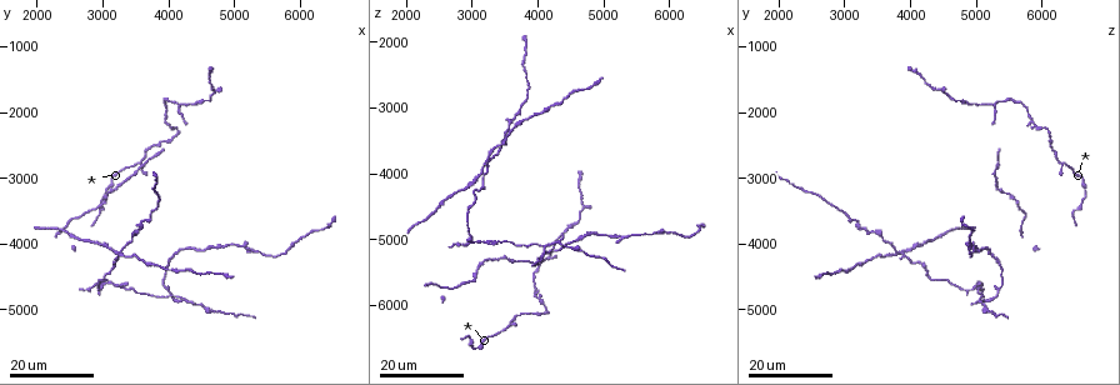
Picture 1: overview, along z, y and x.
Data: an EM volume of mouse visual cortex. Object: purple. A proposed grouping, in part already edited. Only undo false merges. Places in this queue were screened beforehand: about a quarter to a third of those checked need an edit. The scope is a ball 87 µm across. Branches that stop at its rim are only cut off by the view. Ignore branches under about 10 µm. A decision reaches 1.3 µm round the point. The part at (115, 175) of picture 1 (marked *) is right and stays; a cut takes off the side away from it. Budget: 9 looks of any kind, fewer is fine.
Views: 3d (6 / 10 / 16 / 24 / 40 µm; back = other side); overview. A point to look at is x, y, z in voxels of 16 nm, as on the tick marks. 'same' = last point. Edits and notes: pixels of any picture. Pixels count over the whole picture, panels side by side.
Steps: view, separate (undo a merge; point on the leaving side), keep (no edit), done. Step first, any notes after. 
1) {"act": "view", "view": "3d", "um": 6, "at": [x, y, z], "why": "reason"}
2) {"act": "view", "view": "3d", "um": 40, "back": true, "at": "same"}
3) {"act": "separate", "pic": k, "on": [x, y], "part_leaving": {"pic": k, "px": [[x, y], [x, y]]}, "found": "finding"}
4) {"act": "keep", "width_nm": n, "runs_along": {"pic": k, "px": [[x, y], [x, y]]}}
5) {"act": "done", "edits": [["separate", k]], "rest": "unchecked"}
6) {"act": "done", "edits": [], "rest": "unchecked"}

{"act": "view", "view": "3d", "um": 16, "at": [3050, 3200, 5450], "why": "a narrow waist"}

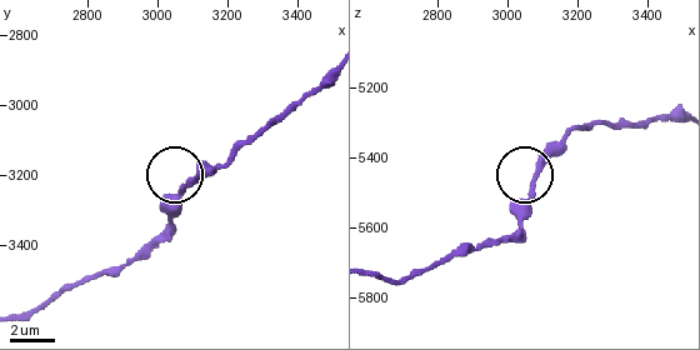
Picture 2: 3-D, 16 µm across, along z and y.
{"act": "view", "view": "3d", "um": 6, "at": [3080, 3240, 5440]}

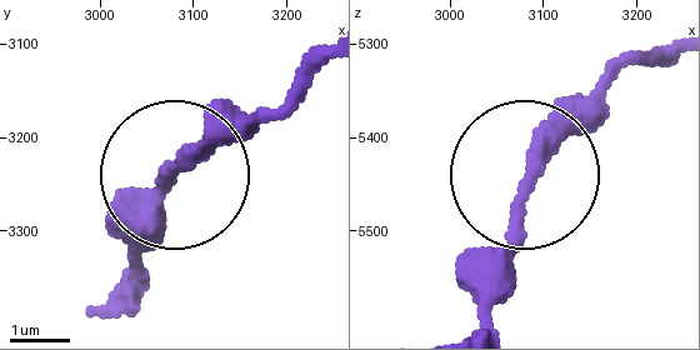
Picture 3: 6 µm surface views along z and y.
{"act": "keep", "found": "one neuron here"}

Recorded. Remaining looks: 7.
{"act": "view", "view": "3d", "um": 24, "at": [3300, 4600, 5050], "why": "small branch off a trunk"}

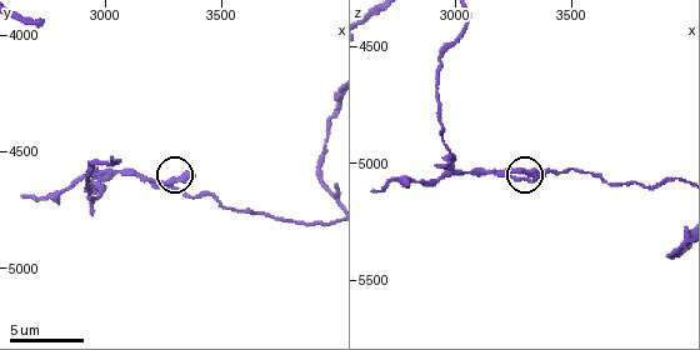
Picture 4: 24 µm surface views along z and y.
{"act": "view", "view": "3d", "um": 6, "at": [3260, 4660, 5080]}

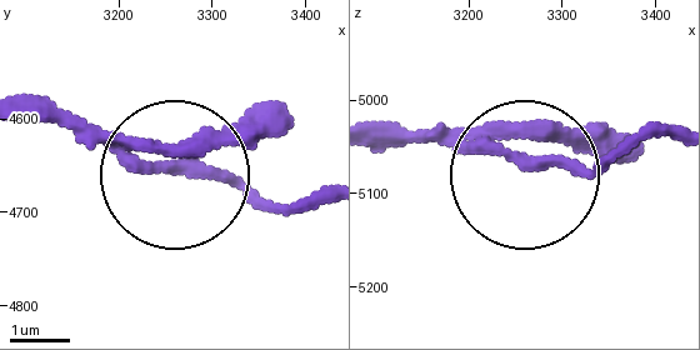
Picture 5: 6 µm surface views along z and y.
{"act": "keep", "arms": 3, "runs_along": {"pic": 5, "px": [[20, 108], [314, 211]]}, "found": "all the same neuron"}

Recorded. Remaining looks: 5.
{"act": "view", "view": "3d", "um": 10, "at": [2990, 4600, 5040], "why": "three-way junction"}

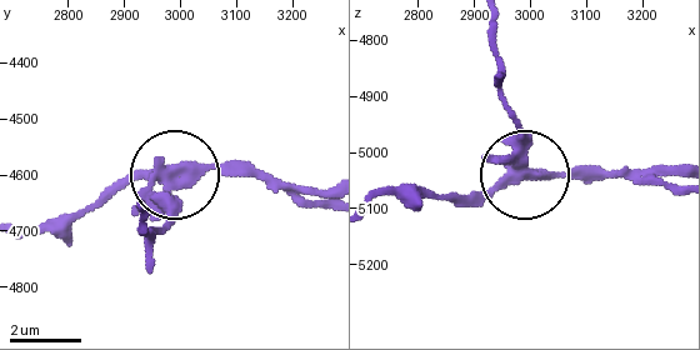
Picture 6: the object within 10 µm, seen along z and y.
{"act": "view", "view": "3d", "um": 10, "back": true, "at": [2980, 4595, 5045], "why": "other side"}

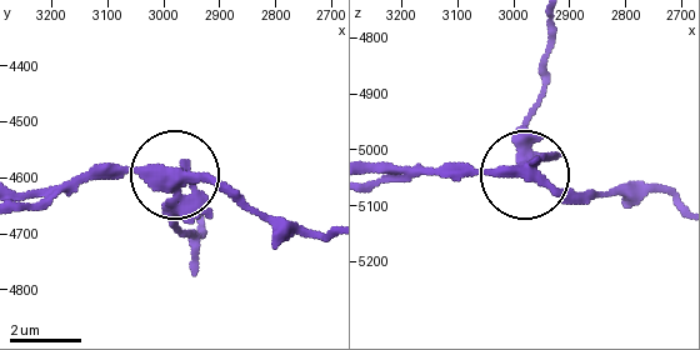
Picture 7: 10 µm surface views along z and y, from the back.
{"act": "separate", "pic": 7, "on": [175, 223], "part_leaving": {"pic": 7, "px": [[533, 160], [524, 134], [541, 98], [550, 26]]}, "found": "a second neuron is stuck on"}

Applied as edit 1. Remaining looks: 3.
{"act": "view", "view": "overview", "why": "redraw"}

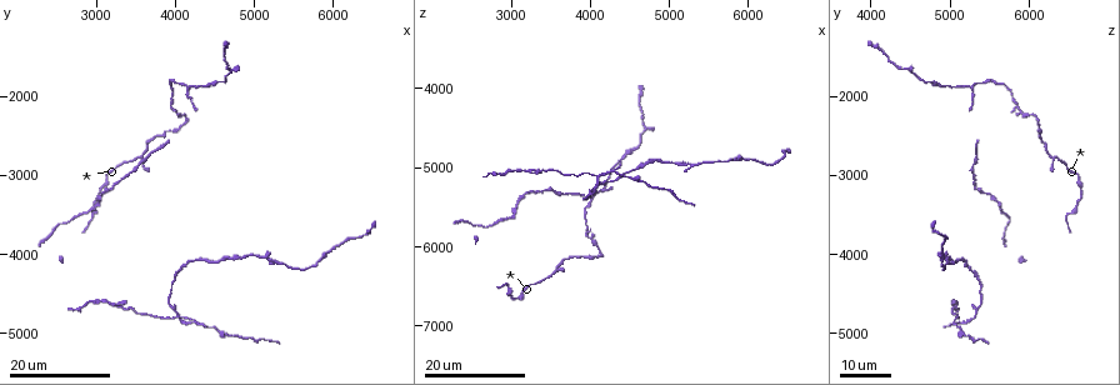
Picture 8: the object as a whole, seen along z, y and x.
{"act": "view", "view": "3d", "um": 16, "at": [4000, 2200, 5900]}

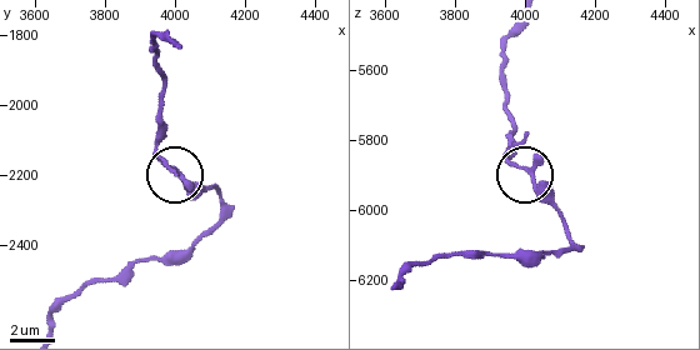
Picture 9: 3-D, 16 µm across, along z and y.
{"act": "view", "view": "3d", "um": 6, "at": "same", "why": "zoom in"}

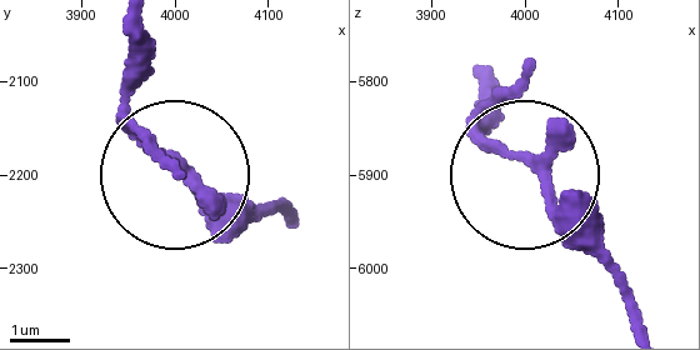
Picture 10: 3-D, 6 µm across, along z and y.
{"act": "keep", "width_nm": 170, "found": "all the same neuron"}

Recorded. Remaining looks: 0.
{"act": "done", "edits": [["separate", 7]], "rest": "unchecked"}

